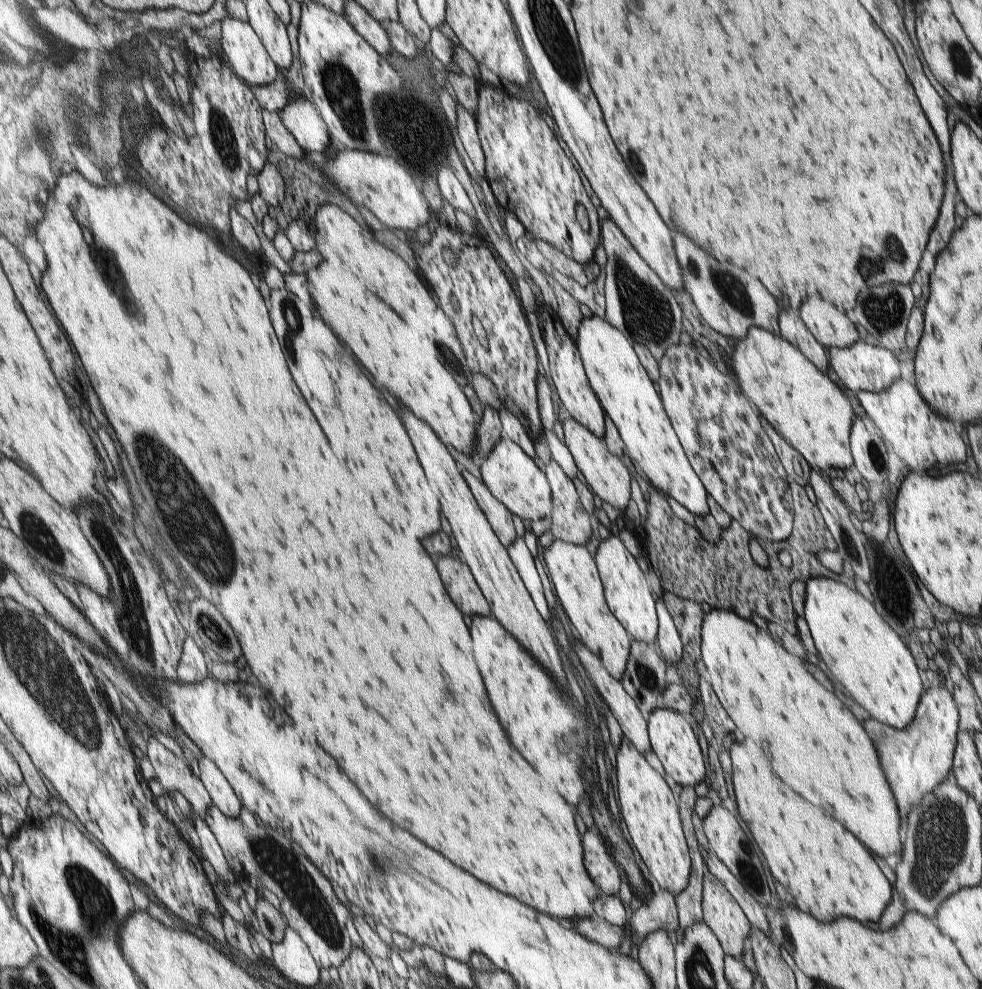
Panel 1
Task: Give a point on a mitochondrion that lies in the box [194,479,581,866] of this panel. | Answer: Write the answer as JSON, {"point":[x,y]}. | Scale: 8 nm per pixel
{"point":[210,626]}

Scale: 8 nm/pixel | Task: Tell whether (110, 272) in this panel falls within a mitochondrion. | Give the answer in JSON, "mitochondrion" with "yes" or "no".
{"mitochondrion":"yes"}

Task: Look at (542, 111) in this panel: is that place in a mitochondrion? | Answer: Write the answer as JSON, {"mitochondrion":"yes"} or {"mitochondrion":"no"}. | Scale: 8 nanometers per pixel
{"mitochondrion":"no"}

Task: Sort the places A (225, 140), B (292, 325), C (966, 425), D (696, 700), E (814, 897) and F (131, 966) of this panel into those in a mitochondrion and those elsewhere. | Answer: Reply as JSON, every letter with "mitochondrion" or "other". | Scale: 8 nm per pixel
{"A":"mitochondrion","B":"mitochondrion","C":"other","D":"other","E":"other","F":"other"}

